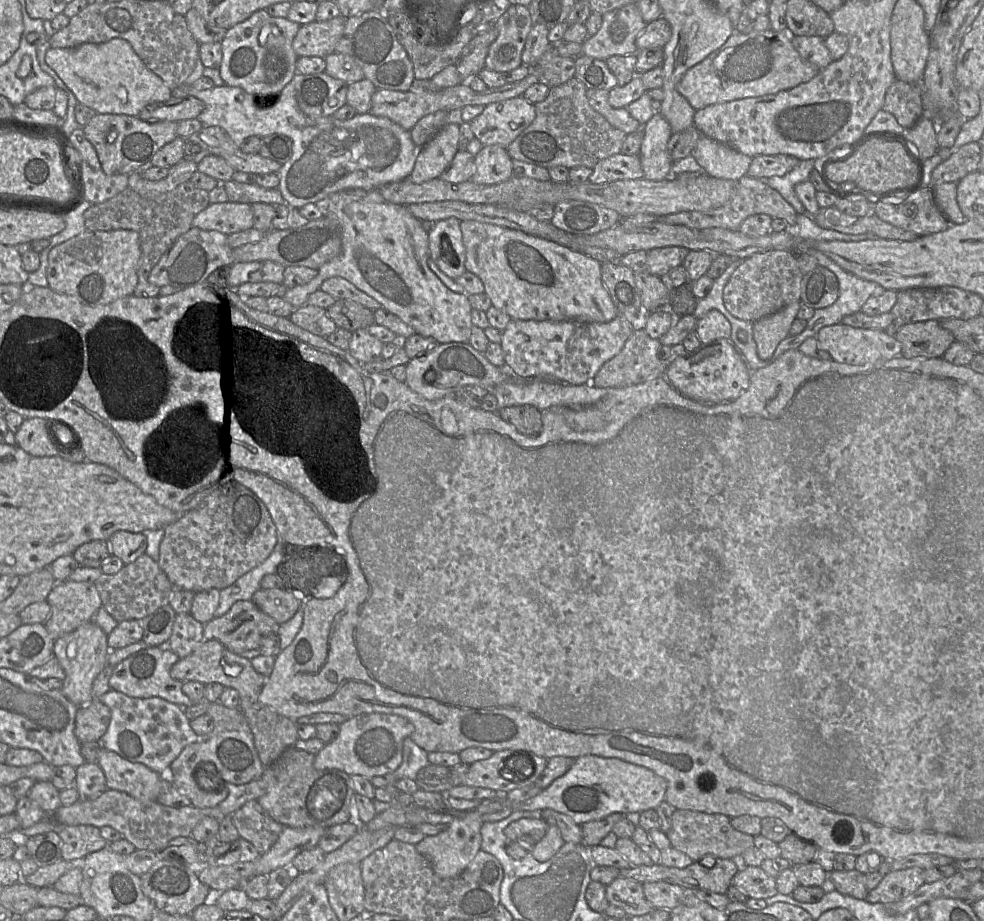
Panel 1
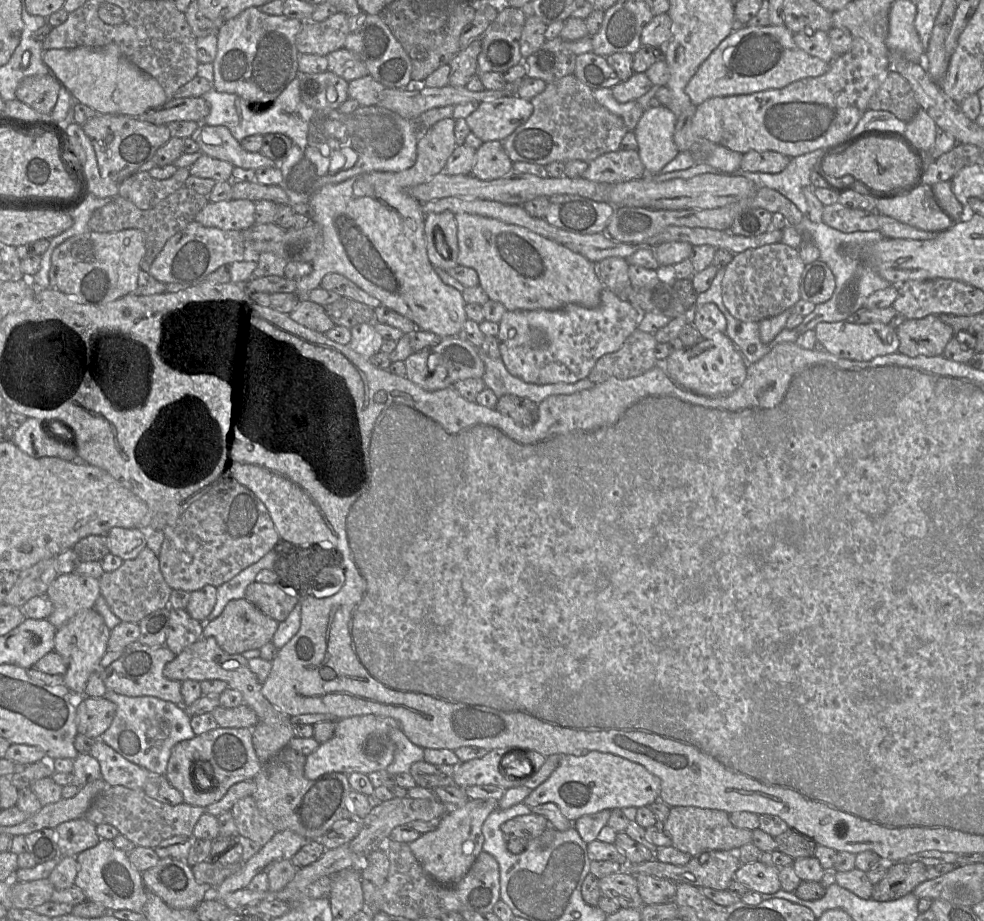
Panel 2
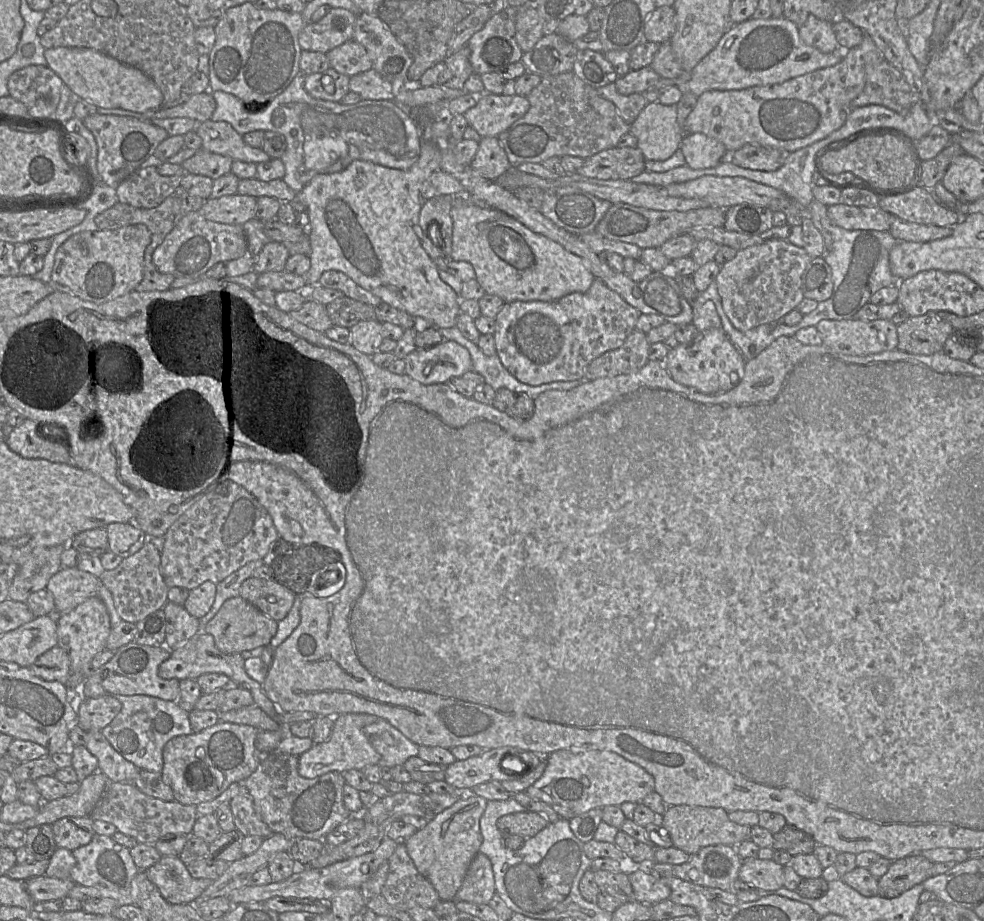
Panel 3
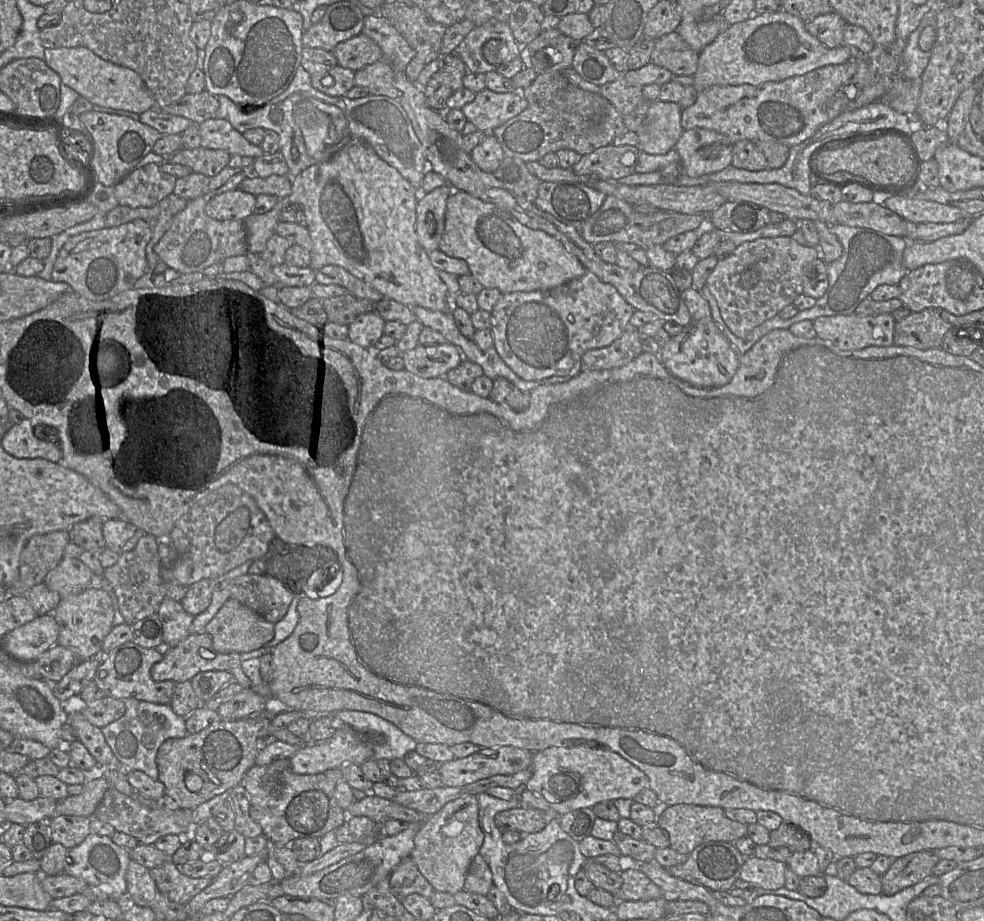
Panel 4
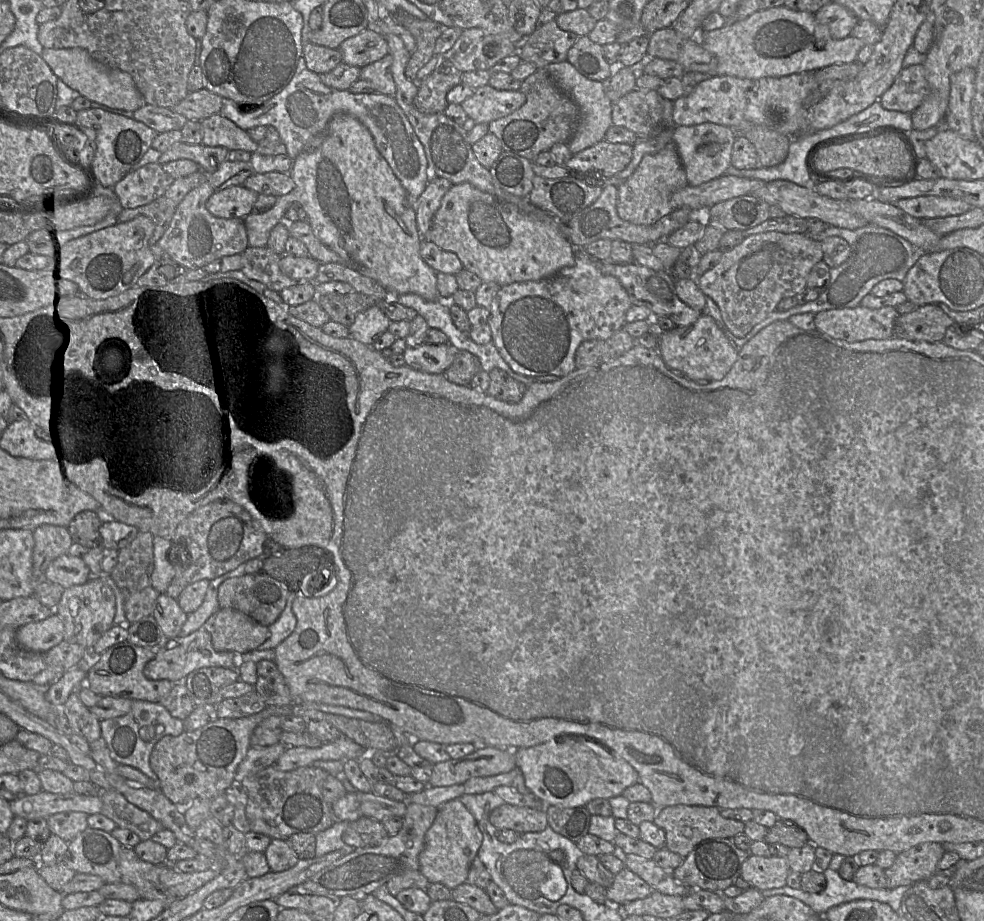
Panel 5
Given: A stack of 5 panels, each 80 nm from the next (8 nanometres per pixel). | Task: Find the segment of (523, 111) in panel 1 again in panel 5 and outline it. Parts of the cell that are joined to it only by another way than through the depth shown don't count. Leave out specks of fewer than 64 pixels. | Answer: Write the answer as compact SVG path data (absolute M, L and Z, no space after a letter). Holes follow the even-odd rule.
M489 84L474 90L471 97L461 103L462 109L475 123L486 123L503 118L517 109L526 101L520 90L497 90Z

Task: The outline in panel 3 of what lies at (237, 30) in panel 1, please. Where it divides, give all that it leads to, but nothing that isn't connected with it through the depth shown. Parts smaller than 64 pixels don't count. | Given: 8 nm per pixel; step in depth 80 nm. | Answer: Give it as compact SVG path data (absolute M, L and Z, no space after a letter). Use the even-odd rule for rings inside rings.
M251 2L225 10L215 25L215 44L209 53L209 90L224 91L242 100L250 109L269 104L281 94L300 72L302 48L299 34L305 26L300 13L284 12L279 9L268 10L257 8Z

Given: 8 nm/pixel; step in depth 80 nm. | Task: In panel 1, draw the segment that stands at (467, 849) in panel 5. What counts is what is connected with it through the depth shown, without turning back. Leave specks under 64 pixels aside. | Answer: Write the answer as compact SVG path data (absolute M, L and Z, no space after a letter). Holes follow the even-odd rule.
M497 794L493 798L481 800L475 809L467 811L461 818L456 818L448 824L443 832L435 836L425 836L423 840L415 845L416 850L430 862L432 869L439 877L453 878L467 868L481 849L483 815L505 807L507 807L506 794Z

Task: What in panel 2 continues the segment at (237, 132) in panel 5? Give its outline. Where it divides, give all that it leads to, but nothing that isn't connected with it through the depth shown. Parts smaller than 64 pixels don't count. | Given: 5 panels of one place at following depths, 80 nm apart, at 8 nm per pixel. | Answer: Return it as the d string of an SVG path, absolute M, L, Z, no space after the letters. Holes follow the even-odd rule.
M199 124L191 138L203 154L229 162L234 167L256 170L276 166L273 160L260 152L246 151L229 129L222 125Z

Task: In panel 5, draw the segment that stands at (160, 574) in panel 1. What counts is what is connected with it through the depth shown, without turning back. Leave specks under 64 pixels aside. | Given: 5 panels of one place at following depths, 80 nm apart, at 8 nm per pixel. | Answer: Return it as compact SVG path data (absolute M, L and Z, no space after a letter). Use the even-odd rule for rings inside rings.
M139 531L134 540L118 552L118 561L110 575L124 596L124 610L128 623L152 615L160 593L151 584L154 569L153 538L150 532Z

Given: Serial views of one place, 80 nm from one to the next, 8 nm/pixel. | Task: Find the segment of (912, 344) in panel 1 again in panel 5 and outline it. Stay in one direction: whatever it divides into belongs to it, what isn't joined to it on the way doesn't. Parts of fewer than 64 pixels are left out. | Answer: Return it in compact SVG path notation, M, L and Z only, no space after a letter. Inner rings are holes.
M925 304L898 315L893 337L911 341L940 342L954 321L937 304Z

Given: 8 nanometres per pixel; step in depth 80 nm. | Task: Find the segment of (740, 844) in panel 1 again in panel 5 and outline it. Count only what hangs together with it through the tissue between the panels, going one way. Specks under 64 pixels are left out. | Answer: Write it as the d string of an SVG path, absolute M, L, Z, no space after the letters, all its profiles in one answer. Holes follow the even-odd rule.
M678 804L662 808L653 822L666 834L665 847L670 851L686 857L703 841L715 838L733 838L743 833L745 824L740 820L721 815L721 809L714 806Z

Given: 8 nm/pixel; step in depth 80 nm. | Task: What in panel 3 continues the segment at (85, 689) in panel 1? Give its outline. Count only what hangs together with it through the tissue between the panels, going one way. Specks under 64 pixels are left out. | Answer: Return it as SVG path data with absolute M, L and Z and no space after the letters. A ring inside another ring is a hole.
M93 595L90 598L88 598L87 600L85 600L83 603L79 604L78 606L76 606L74 609L72 609L71 611L63 614L63 615L58 615L57 616L57 636L58 636L58 646L63 648L69 655L70 657L70 661L71 661L71 674L73 673L80 673L83 670L83 675L84 675L84 668L91 662L91 660L100 652L102 652L103 650L106 649L106 642L107 639L110 635L112 626L111 626L111 622L110 622L110 615L108 613L108 610L104 604L104 602L102 601L102 599L98 596L98 595Z

